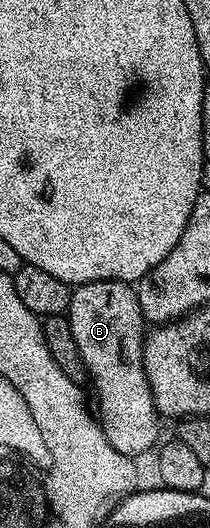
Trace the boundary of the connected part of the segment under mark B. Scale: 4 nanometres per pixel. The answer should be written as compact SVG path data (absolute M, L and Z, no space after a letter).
M123 280L78 284L72 289L67 315L75 346L79 346L85 363L88 387L93 387L97 399L95 415L107 442L119 454L140 458L158 443L159 413L153 401L153 385L145 370L147 321L139 306L136 287Z

